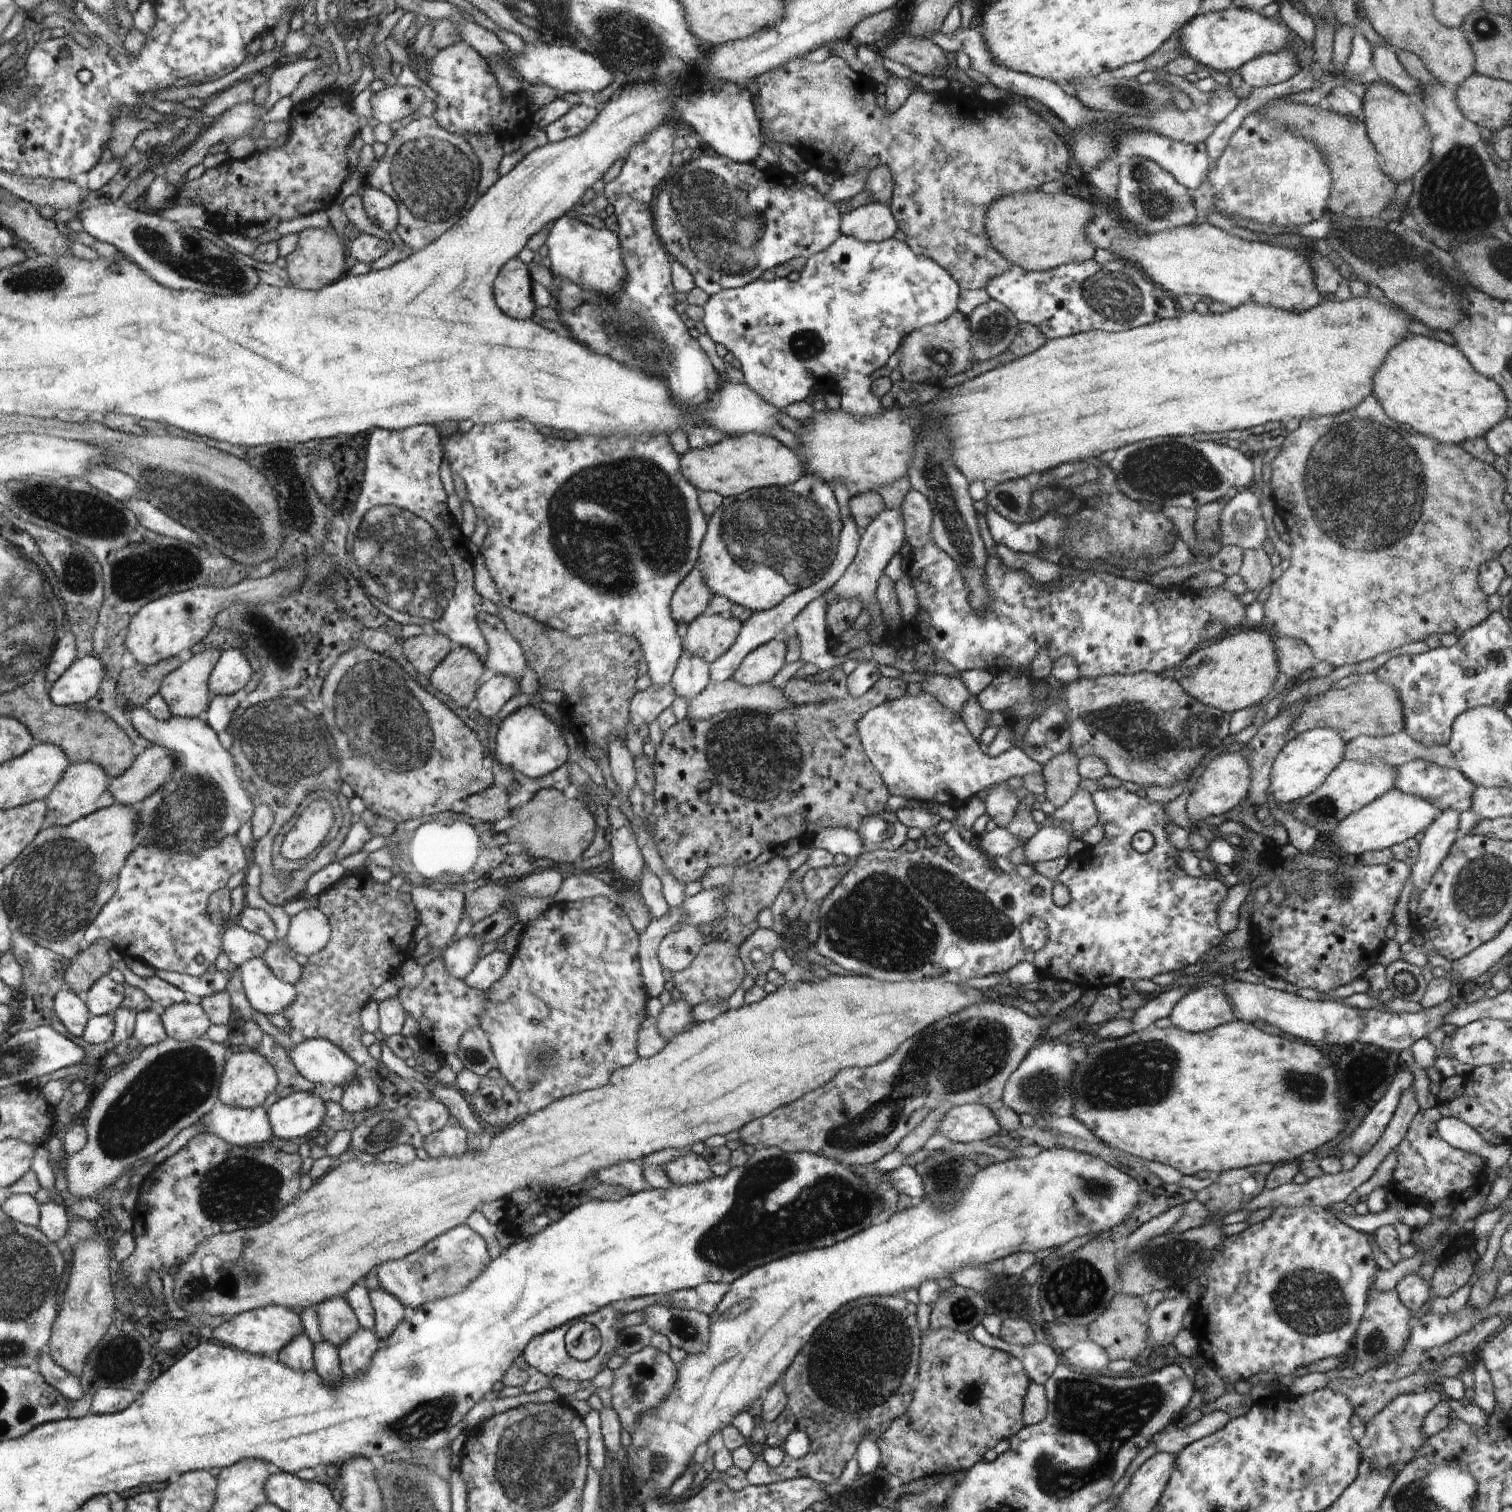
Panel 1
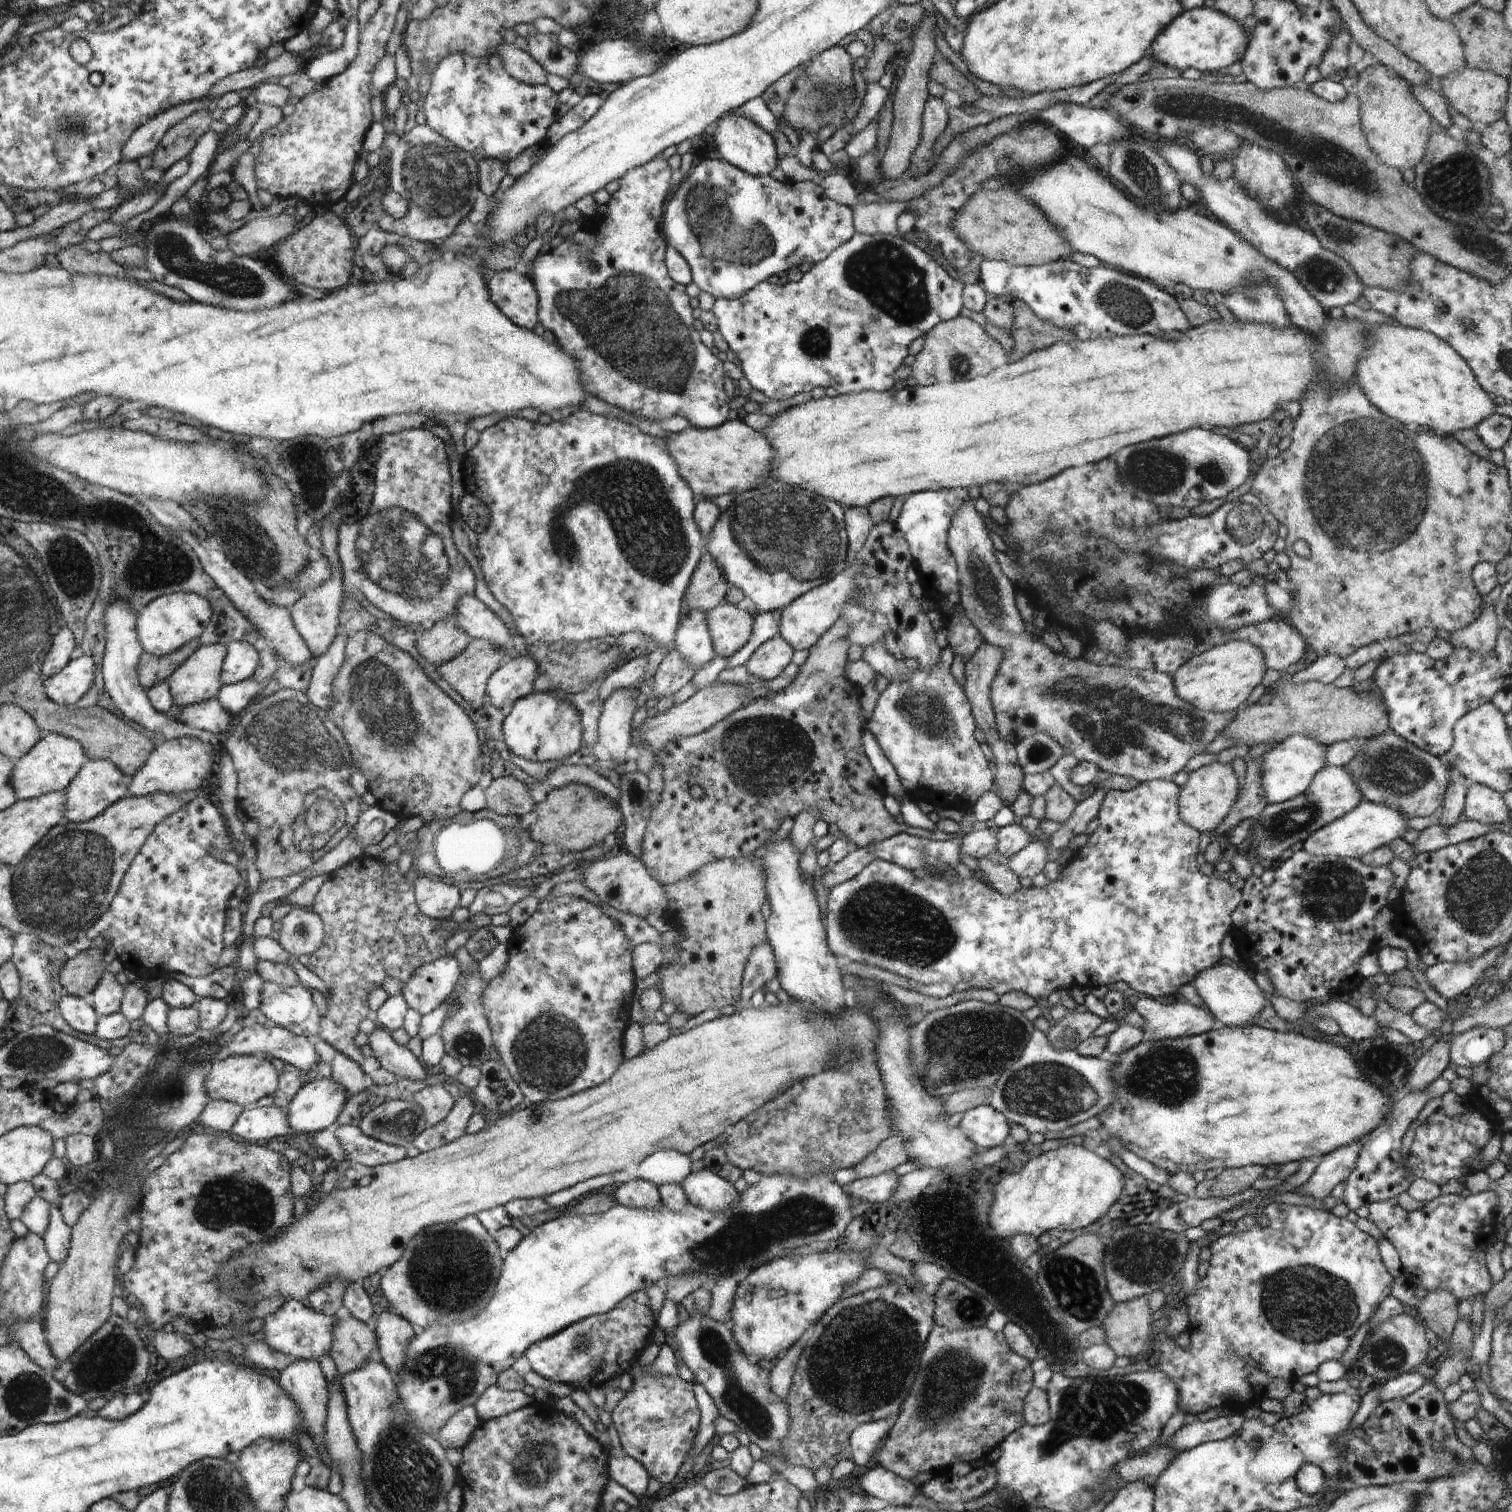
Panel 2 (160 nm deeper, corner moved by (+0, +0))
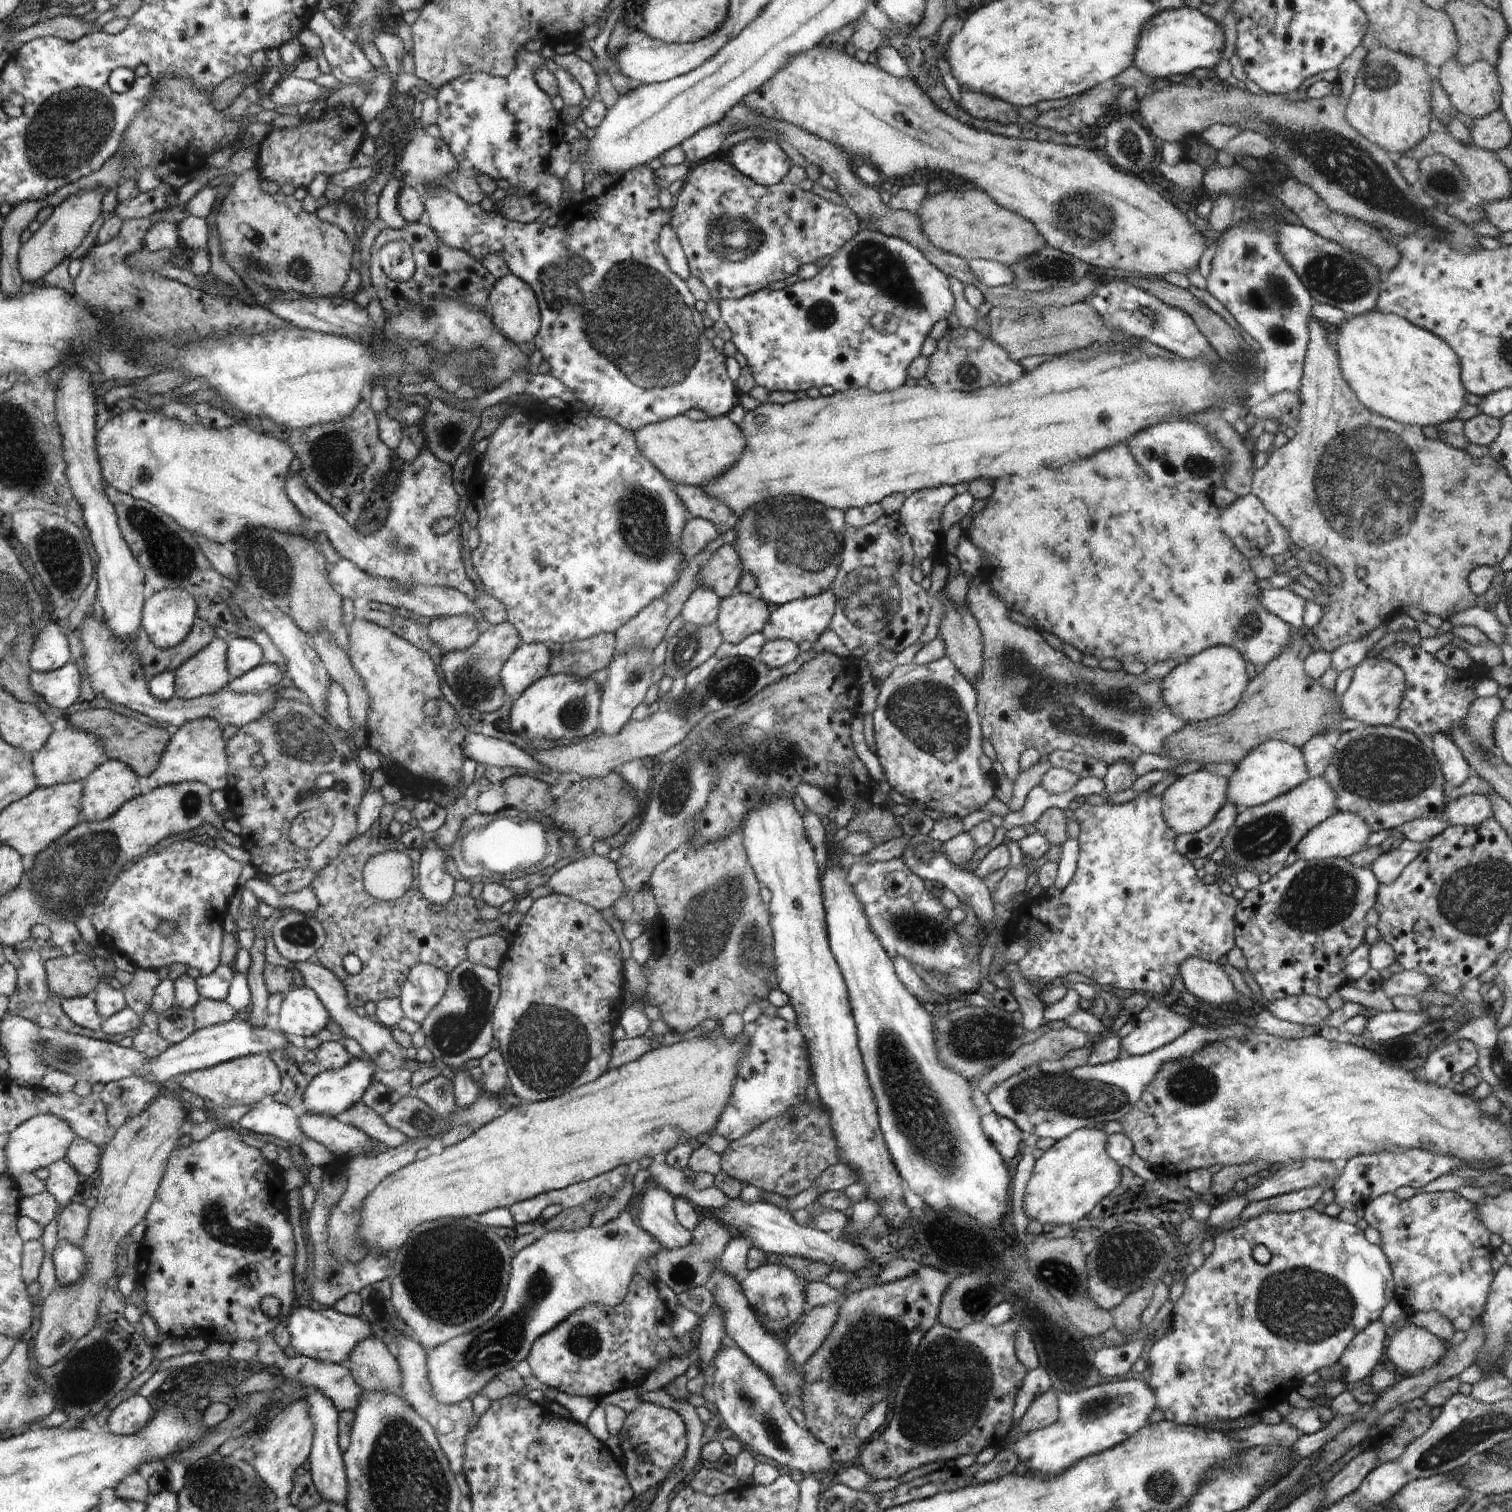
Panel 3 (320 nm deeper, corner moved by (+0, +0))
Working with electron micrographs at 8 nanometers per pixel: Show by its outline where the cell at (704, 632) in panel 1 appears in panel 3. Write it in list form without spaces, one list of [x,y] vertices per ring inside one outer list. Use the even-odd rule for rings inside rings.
[[[739,592],[721,599],[717,625],[727,643],[739,643],[748,635],[760,632],[770,620],[772,608],[765,600]]]

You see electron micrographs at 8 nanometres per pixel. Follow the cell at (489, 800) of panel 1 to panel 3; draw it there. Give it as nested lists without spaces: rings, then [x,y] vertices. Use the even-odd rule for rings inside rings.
[[[512,775],[503,780],[502,788],[507,806],[522,812],[540,812],[555,804],[548,784],[528,775]]]

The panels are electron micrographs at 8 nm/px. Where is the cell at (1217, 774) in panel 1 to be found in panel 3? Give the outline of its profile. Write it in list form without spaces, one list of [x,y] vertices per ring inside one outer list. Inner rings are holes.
[[[1196,771],[1178,777],[1163,792],[1163,817],[1177,835],[1195,833],[1207,827],[1227,802],[1227,778],[1208,771]]]

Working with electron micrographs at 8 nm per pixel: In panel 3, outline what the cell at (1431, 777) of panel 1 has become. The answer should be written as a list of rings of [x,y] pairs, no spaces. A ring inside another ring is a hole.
[[[1378,725],[1342,732],[1333,746],[1332,760],[1321,776],[1335,792],[1338,813],[1359,816],[1371,832],[1398,829],[1414,819],[1440,819],[1443,816],[1444,784],[1439,760],[1432,748],[1424,748],[1417,737],[1404,728]]]

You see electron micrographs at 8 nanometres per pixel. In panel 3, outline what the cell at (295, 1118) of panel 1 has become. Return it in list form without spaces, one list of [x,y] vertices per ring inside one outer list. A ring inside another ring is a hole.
[[[364,1053],[360,1057],[351,1057],[346,1066],[341,1069],[325,1070],[319,1072],[306,1087],[303,1094],[303,1103],[305,1104],[304,1113],[327,1114],[335,1117],[347,1110],[349,1106],[361,1100],[366,1089],[373,1083],[375,1074],[375,1065],[368,1060]]]

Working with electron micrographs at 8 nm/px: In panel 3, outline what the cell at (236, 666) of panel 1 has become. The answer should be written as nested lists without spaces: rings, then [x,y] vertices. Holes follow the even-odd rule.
[[[236,637],[227,641],[227,667],[233,678],[246,674],[262,664],[262,647],[251,638]]]

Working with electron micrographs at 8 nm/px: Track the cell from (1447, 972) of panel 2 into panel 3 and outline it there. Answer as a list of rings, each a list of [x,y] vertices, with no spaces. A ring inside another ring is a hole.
[[[1400,971],[1391,975],[1389,980],[1383,979],[1380,989],[1392,1000],[1395,996],[1402,995],[1414,997],[1426,991],[1430,985],[1431,980],[1425,974],[1418,971]]]

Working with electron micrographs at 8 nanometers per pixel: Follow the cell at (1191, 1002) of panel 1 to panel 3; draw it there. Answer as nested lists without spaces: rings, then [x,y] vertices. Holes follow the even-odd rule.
[[[1153,997],[1148,1006],[1133,1017],[1136,1019],[1136,1026],[1132,1032],[1120,1039],[1120,1056],[1148,1054],[1172,1042],[1200,1020],[1192,1014],[1182,1016],[1165,1006],[1159,998]]]

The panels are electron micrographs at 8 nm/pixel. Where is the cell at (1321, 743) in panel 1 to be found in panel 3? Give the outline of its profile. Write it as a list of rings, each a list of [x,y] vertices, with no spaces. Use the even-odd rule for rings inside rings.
[[[1268,739],[1240,760],[1235,771],[1227,778],[1227,802],[1234,804],[1240,811],[1258,806],[1292,790],[1308,777],[1302,751],[1297,746],[1278,739]]]

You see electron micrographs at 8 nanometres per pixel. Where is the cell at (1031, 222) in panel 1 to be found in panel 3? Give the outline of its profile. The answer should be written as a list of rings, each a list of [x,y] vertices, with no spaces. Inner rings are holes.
[[[956,190],[932,193],[915,212],[925,238],[941,251],[970,259],[988,259],[1011,265],[1026,255],[1034,254],[1045,244],[1044,237],[1027,217],[1002,208],[981,190]]]

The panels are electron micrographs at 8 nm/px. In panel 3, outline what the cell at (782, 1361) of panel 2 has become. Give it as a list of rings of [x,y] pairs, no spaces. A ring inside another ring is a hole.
[[[845,1296],[838,1301],[812,1307],[807,1319],[798,1326],[794,1335],[786,1337],[785,1345],[793,1363],[802,1365],[822,1346],[823,1340],[838,1320]]]

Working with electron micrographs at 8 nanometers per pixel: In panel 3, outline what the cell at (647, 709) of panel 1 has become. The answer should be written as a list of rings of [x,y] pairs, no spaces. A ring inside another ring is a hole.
[[[716,621],[709,625],[684,623],[668,641],[664,663],[665,676],[674,680],[686,676],[713,656],[723,642]]]

